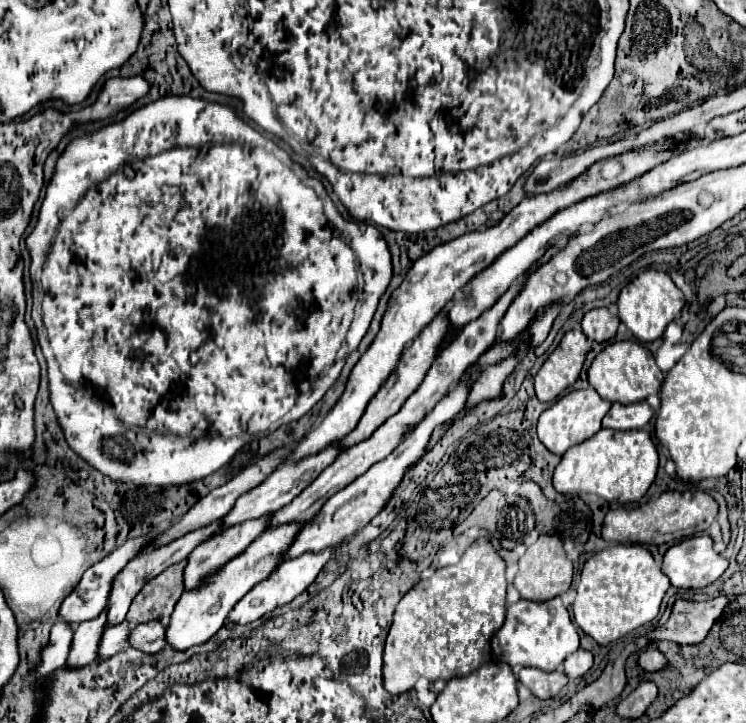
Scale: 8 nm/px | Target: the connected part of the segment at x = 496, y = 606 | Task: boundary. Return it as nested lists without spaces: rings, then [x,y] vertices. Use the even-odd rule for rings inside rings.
[[[478,538],[460,558],[458,564],[440,568],[428,580],[420,580],[408,590],[396,606],[394,620],[384,646],[382,684],[390,694],[404,694],[414,688],[418,678],[428,680],[452,680],[466,676],[486,664],[492,658],[490,638],[504,624],[506,616],[506,564],[494,550],[488,538]]]

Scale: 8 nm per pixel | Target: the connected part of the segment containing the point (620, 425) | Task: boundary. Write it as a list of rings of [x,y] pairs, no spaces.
[[[636,402],[636,404],[612,404],[612,410],[608,410],[606,418],[602,420],[602,428],[614,428],[614,430],[638,430],[644,428],[650,418],[652,418],[654,410],[650,408],[650,404],[644,402]]]

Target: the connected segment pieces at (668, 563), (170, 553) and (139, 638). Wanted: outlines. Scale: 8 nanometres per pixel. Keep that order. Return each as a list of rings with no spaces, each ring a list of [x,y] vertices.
[[[702,534],[686,538],[664,554],[662,572],[676,588],[704,588],[718,580],[728,568],[728,560],[714,552],[712,538]]]
[[[214,522],[214,524],[210,524],[210,526],[198,528],[198,530],[190,532],[190,534],[184,534],[182,538],[176,538],[174,542],[170,542],[170,544],[166,544],[166,546],[160,546],[160,548],[156,548],[156,550],[152,550],[152,552],[142,552],[142,554],[138,554],[138,558],[132,558],[132,560],[126,564],[126,570],[122,570],[122,574],[118,574],[118,578],[114,578],[114,586],[112,586],[112,590],[110,590],[110,604],[106,604],[106,610],[104,610],[104,614],[106,614],[106,626],[114,626],[114,624],[122,622],[124,616],[126,616],[126,612],[128,612],[128,608],[130,608],[132,598],[140,592],[140,588],[142,588],[150,578],[154,578],[154,576],[158,576],[162,570],[166,570],[170,564],[182,562],[198,544],[202,544],[206,538],[210,538],[210,536],[218,530],[218,526],[220,526],[220,524]]]
[[[144,622],[130,630],[130,646],[136,650],[142,650],[146,654],[160,652],[164,648],[164,630],[166,626],[162,622]]]

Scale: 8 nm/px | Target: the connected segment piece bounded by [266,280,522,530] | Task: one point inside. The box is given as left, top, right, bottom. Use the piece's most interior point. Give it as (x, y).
(478, 335)

